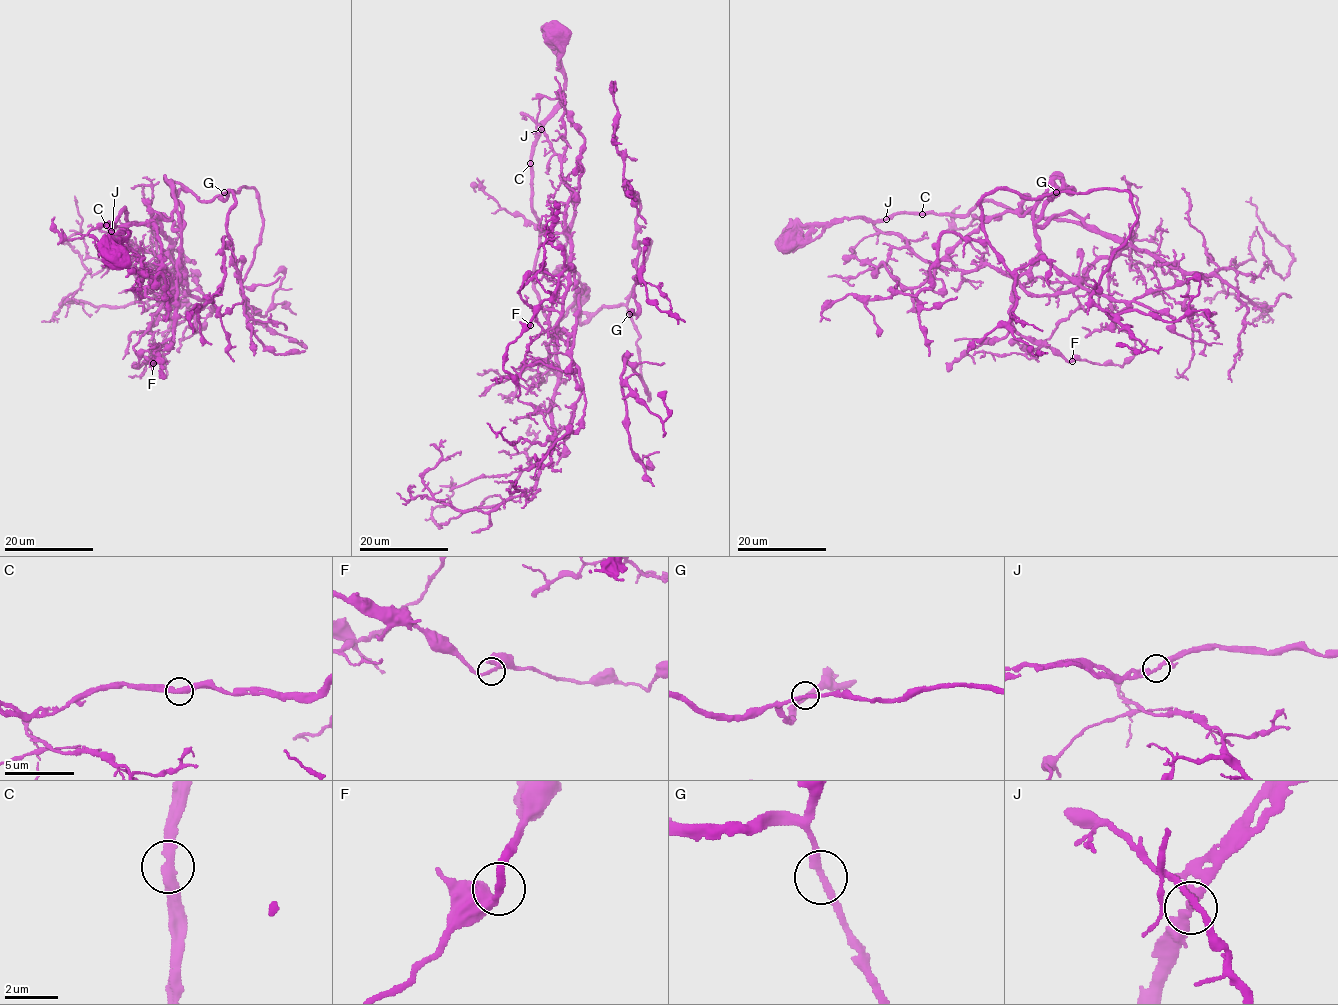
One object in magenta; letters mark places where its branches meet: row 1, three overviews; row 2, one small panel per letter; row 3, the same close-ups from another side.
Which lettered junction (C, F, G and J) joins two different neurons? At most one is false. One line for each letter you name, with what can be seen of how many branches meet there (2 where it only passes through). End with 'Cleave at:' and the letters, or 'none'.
Cleave at: none

